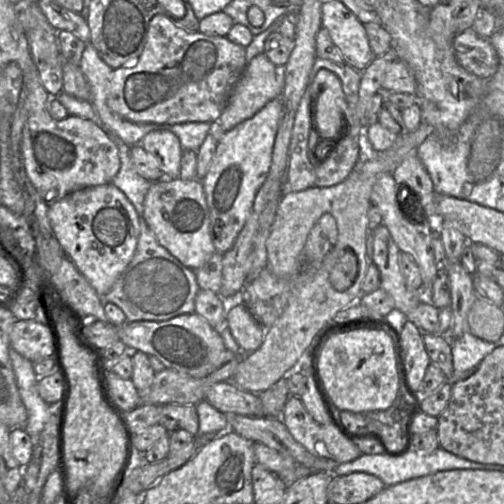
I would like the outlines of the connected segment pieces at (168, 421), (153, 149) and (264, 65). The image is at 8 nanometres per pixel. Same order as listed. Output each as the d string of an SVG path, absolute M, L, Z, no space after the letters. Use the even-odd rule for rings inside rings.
M164 404L160 406L160 425L169 433L175 430L186 430L193 436L197 436L199 429L198 415L193 404Z
M151 131L142 138L140 145L156 159L165 178L179 177L183 149L173 132Z
M265 53L252 58L246 65L245 70L235 84L227 105L219 117L219 122L225 131L233 129L239 123L253 117L269 101L282 97L285 85L285 66L274 65Z

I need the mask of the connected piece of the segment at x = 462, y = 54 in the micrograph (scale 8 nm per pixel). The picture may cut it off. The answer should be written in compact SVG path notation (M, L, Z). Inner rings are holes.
M471 28L455 35L453 48L457 62L466 71L489 79L498 69L498 57L489 39L477 35Z

